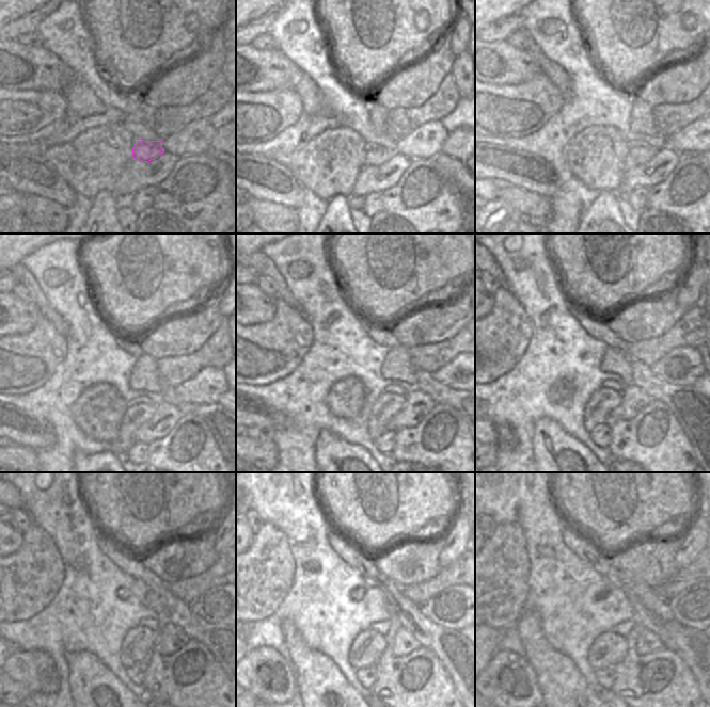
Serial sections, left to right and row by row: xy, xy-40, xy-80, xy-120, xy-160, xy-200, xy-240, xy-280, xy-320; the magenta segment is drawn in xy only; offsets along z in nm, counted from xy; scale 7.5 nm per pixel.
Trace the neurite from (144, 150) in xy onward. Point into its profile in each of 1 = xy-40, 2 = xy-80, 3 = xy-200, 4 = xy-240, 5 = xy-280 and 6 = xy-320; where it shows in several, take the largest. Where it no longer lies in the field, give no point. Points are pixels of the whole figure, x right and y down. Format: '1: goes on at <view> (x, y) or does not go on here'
1: goes on at xy-40 (376, 155)
2: goes on at xy-80 (615, 155)
3: goes on at xy-200 (604, 400)
4: goes on at xy-240 (128, 651)
5: goes on at xy-280 (368, 646)
6: goes on at xy-320 (609, 649)

